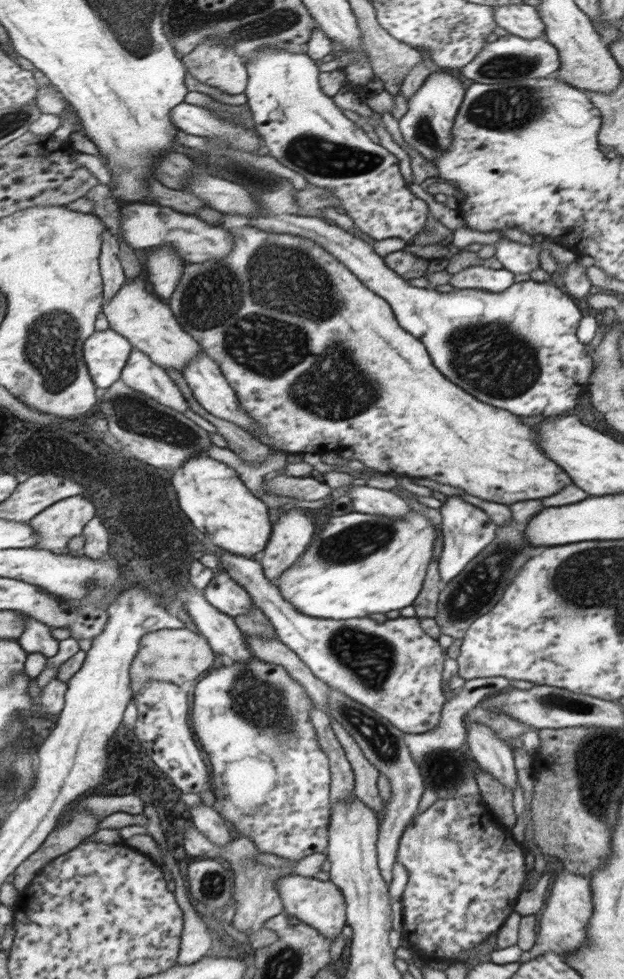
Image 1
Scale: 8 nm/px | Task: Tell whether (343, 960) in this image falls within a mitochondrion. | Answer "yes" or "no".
no

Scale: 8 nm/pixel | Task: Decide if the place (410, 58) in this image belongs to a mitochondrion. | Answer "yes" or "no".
no

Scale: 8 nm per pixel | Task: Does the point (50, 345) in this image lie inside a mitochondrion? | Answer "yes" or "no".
yes

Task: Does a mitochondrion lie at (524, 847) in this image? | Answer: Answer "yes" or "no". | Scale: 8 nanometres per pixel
no

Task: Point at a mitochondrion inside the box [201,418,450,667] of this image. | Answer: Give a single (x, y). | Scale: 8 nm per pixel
(357, 541)

